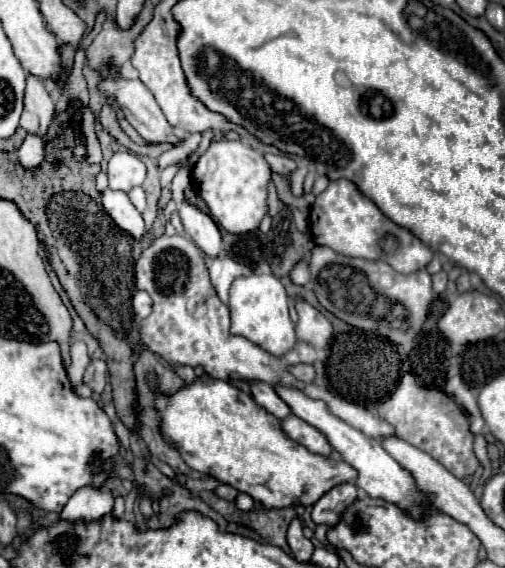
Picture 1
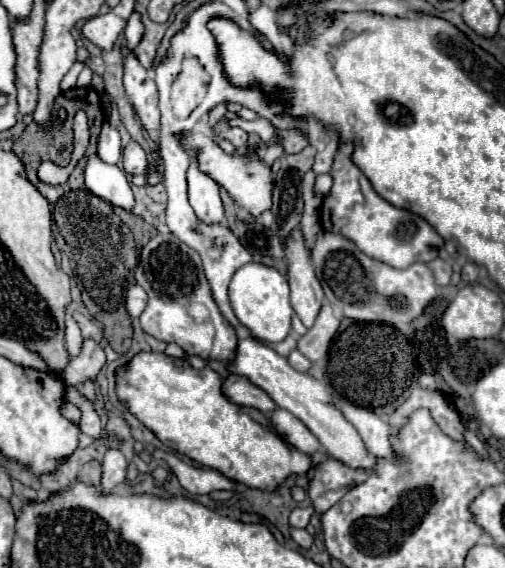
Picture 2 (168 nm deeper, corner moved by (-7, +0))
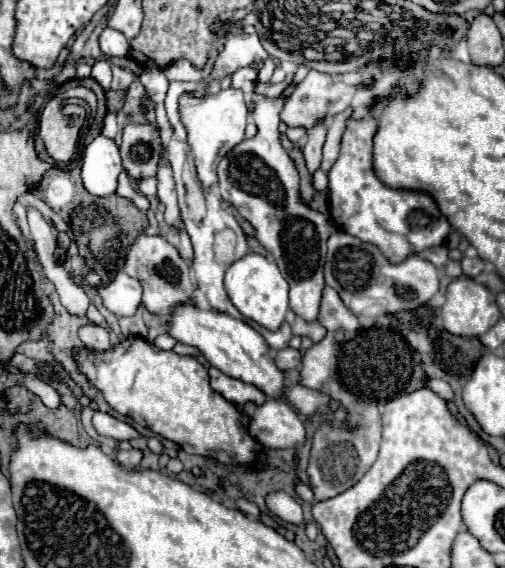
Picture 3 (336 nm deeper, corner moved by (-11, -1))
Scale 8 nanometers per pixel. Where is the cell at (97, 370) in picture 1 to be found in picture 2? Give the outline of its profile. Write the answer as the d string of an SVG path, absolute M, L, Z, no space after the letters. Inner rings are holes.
M84 341L82 353L70 359L68 369L64 369L64 377L68 385L82 385L84 381L94 381L102 367L106 365L104 349L96 341Z

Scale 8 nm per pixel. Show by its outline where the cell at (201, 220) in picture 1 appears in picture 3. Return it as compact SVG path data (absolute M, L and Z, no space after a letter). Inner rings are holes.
M208 82L206 94L204 96L194 96L194 94L182 94L178 100L180 108L180 120L182 126L186 128L186 138L188 144L202 144L194 154L198 178L204 188L210 188L218 182L216 178L216 166L226 156L236 144L244 140L244 128L246 128L246 118L248 118L248 108L244 100L244 92L236 90L232 86L222 88L218 82Z

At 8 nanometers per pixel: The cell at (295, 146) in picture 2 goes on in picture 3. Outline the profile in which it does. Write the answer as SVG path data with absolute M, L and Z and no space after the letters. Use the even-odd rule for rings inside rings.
M310 70L310 74L298 84L296 92L292 94L292 98L286 100L284 110L280 114L280 120L286 122L288 126L304 126L304 128L312 128L320 118L330 118L342 110L348 108L352 96L364 88L364 86L372 86L372 74L370 72L356 72L352 74L352 78L348 82L340 82L334 80L334 76L318 72L318 70Z

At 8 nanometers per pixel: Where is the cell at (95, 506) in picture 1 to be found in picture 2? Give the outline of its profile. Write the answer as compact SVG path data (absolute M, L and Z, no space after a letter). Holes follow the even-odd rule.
M108 449L102 461L102 479L100 479L100 491L104 495L110 495L116 491L120 483L126 479L126 459L118 449Z

